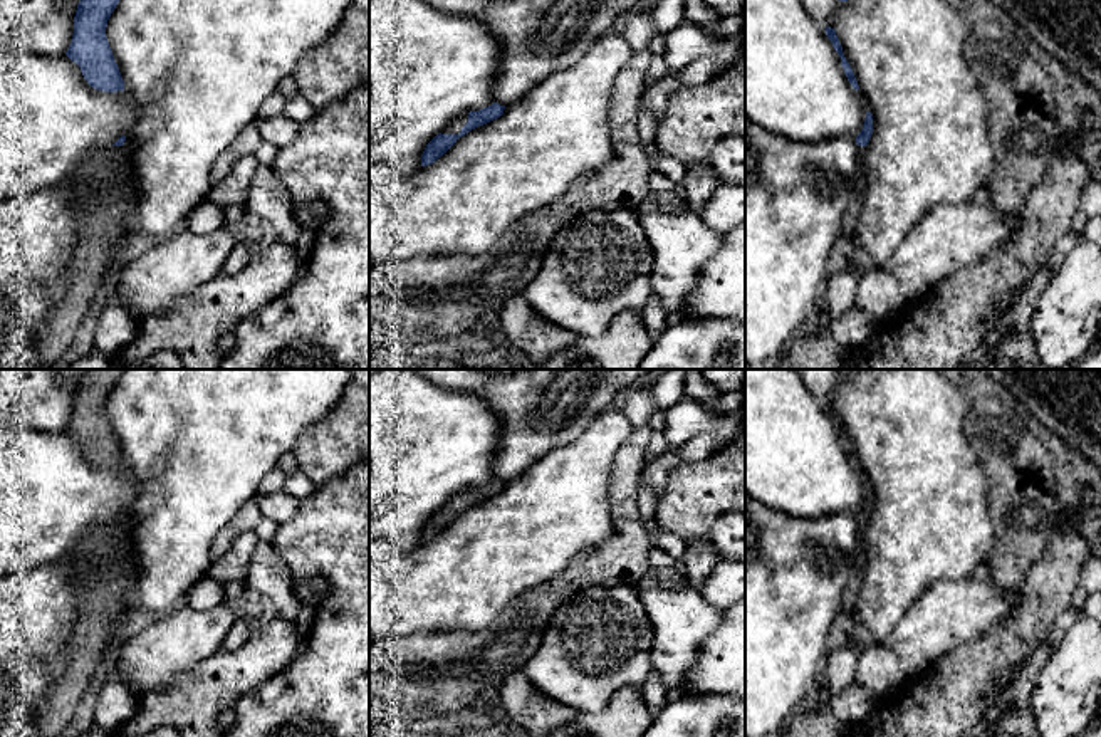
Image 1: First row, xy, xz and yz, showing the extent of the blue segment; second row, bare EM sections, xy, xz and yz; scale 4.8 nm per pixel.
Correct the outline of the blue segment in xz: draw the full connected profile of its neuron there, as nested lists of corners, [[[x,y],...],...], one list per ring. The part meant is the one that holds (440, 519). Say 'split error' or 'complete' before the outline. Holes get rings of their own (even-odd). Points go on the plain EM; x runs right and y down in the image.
split error | [[[493,478],[488,483],[475,485],[460,490],[453,497],[450,497],[440,510],[436,510],[425,524],[421,531],[421,542],[428,542],[435,539],[440,532],[443,532],[458,514],[465,512],[468,507],[483,502],[504,490],[505,482]]]

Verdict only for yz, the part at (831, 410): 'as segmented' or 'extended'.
as segmented

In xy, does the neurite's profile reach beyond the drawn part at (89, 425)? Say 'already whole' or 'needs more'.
already whole

